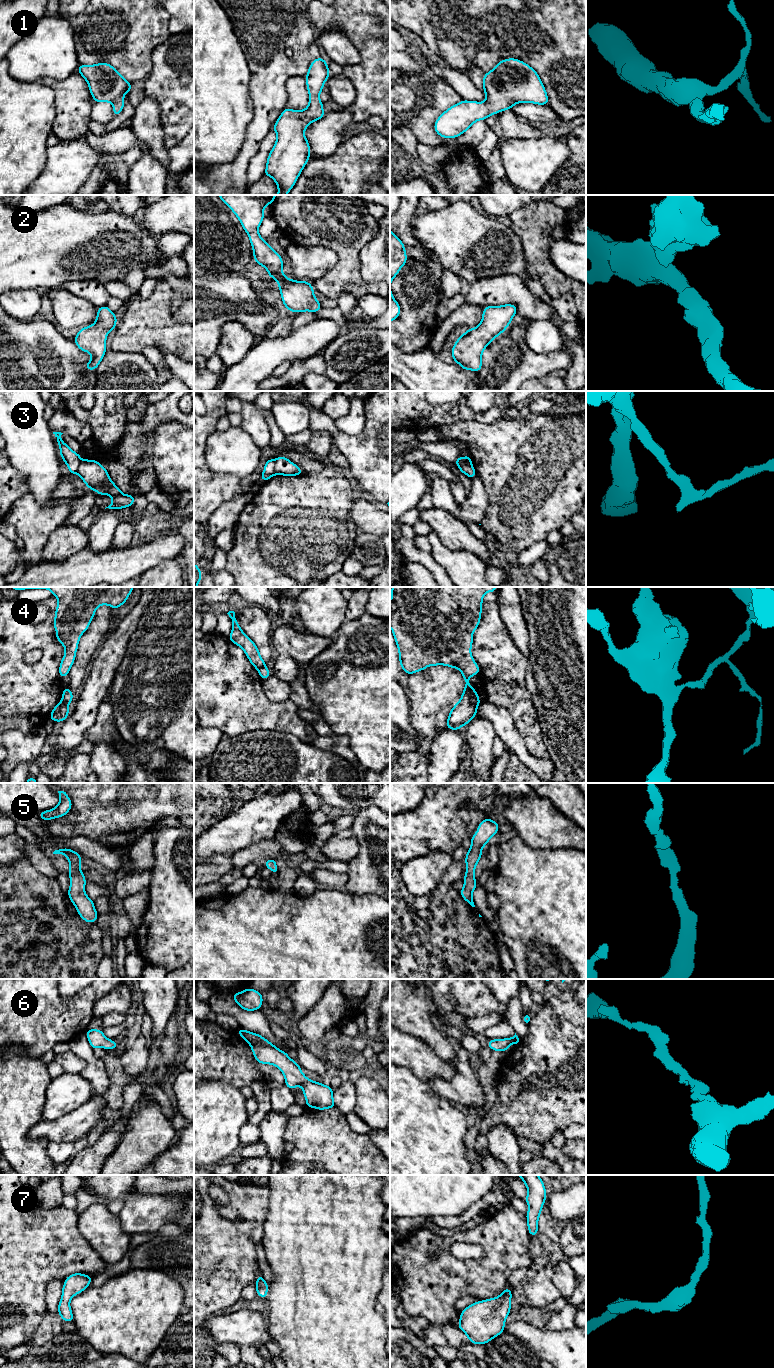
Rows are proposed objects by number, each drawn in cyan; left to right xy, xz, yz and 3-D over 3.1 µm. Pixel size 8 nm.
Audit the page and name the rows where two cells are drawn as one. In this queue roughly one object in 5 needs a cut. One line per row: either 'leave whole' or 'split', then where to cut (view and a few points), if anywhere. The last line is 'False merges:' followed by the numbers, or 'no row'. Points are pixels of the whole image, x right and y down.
1: leave whole | no cut
2: leave whole | no cut
3: split | xz (274, 460), (275, 474)
4: split | yz (471, 687), (468, 697), (476, 707)
5: leave whole | no cut
6: leave whole | no cut
7: leave whole | no cut
False merges: 3, 4

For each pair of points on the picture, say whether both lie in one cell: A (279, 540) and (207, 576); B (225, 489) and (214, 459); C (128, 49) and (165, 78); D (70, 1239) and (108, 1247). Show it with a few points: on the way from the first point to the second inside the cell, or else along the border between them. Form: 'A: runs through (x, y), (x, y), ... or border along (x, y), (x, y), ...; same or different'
A: border along (227, 552), (224, 568); different
B: border along (204, 458), (216, 473), (240, 478); different
C: border along (159, 45), (152, 52), (152, 69), (145, 80); different
D: border along (78, 1222), (79, 1232), (104, 1261); different

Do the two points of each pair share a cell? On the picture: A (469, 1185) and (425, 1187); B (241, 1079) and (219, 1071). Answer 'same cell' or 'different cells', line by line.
A: same cell
B: same cell

